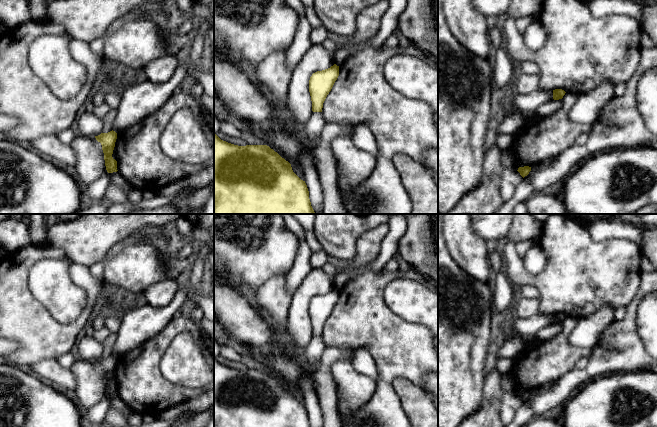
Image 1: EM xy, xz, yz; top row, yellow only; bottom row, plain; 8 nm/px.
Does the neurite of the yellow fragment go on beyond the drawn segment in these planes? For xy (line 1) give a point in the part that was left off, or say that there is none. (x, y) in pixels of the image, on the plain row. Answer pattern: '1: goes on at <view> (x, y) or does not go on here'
1: does not go on here

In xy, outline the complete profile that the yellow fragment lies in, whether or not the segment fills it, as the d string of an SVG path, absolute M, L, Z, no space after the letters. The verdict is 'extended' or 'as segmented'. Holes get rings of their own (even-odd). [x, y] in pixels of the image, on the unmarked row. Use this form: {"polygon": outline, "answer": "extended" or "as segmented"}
{"polygon": "M112 354L108 357L101 357L100 359L95 360L95 362L102 369L107 396L117 396L117 385L112 381L117 363L117 357Z", "answer": "as segmented"}

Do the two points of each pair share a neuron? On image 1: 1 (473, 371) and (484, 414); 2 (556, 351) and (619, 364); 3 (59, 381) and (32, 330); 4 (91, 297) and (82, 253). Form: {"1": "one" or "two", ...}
{"1": "two", "2": "two", "3": "two", "4": "two"}

